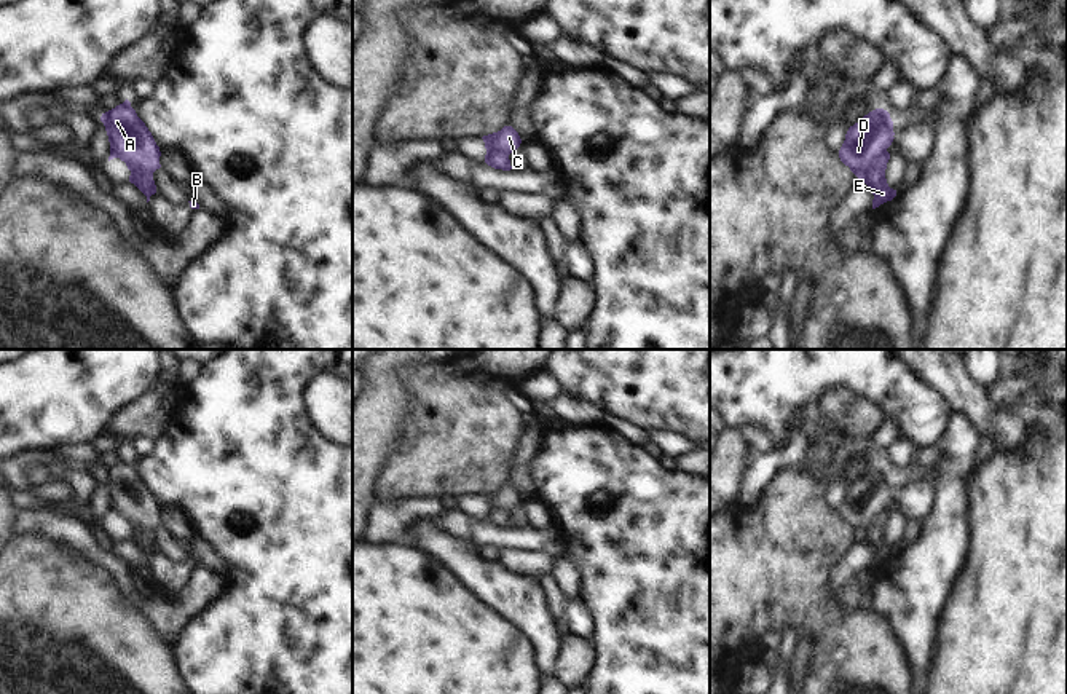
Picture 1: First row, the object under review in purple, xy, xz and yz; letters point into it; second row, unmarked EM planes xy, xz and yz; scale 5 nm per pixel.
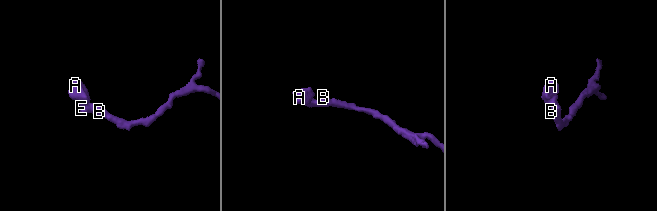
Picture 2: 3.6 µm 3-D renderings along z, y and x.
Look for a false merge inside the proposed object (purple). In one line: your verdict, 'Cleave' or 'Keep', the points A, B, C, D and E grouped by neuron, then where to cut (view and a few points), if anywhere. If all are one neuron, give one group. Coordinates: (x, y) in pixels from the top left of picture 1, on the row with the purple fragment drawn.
Cleave. Groups: A C D / B E. Split along yz (885, 150), (860, 179).

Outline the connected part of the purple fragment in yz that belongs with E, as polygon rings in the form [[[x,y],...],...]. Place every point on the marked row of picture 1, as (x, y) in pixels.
[[[884,152],[880,156],[876,158],[872,166],[868,169],[868,174],[861,179],[861,182],[872,190],[872,209],[879,207],[887,201],[892,201],[896,196],[896,190],[890,188],[885,179],[888,160],[890,153]]]

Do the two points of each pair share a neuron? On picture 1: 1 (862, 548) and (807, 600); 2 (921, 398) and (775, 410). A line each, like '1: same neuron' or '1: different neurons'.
1: different neurons
2: same neuron

